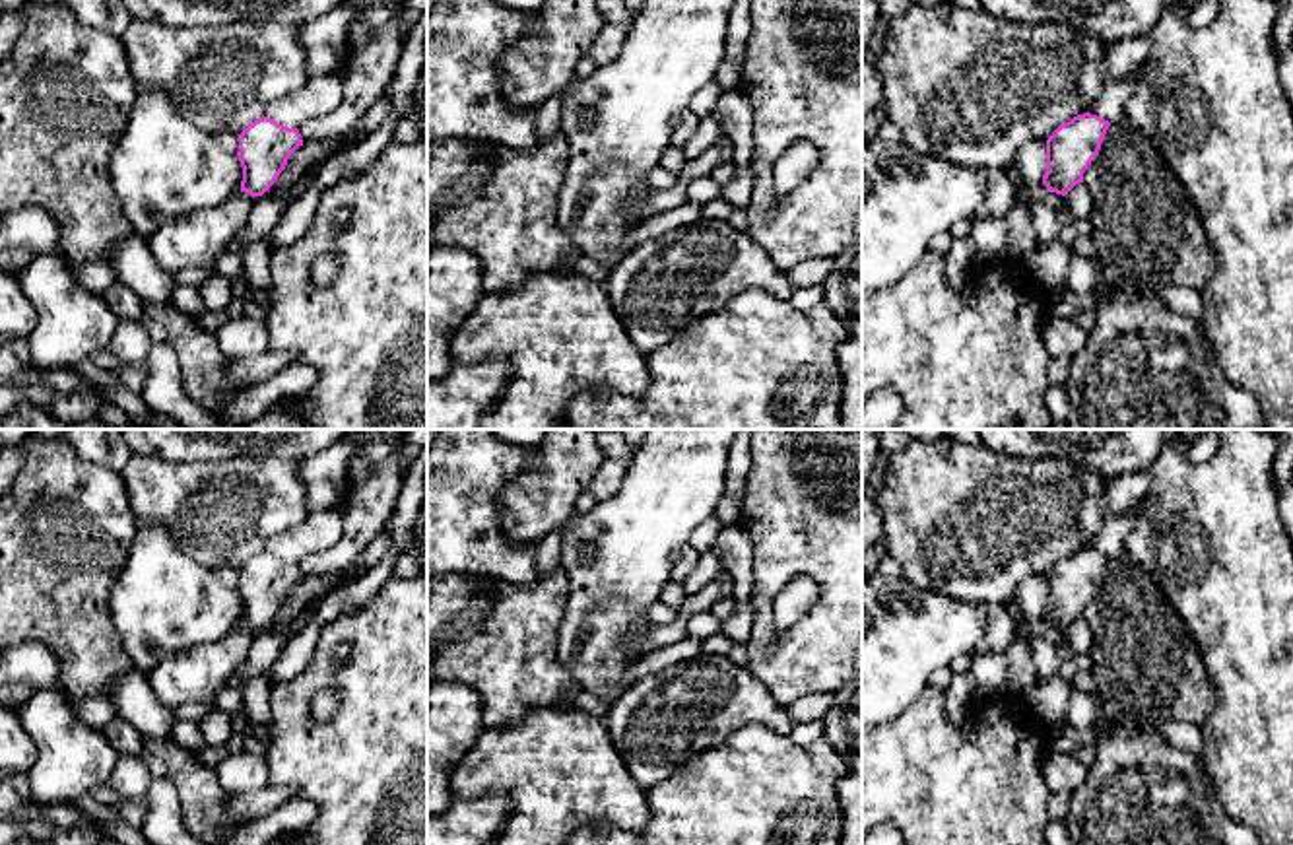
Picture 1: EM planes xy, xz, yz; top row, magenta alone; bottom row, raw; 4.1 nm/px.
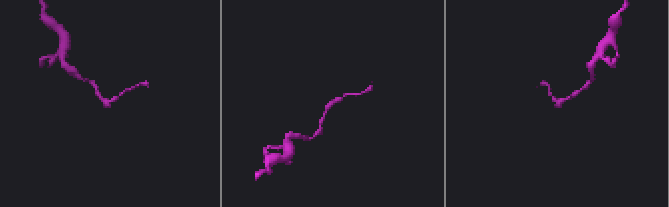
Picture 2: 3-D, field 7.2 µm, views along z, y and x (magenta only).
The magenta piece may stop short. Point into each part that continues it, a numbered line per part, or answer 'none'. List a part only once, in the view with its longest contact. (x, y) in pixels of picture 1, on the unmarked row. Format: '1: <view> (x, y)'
none

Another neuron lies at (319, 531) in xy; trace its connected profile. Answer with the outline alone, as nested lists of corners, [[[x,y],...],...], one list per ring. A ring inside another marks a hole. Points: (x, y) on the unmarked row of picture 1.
[[[330,507],[311,513],[303,523],[266,544],[266,552],[287,563],[330,550],[344,532],[344,509]]]

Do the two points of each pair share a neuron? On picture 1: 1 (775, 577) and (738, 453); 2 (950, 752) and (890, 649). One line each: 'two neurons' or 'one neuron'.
1: two neurons
2: two neurons

